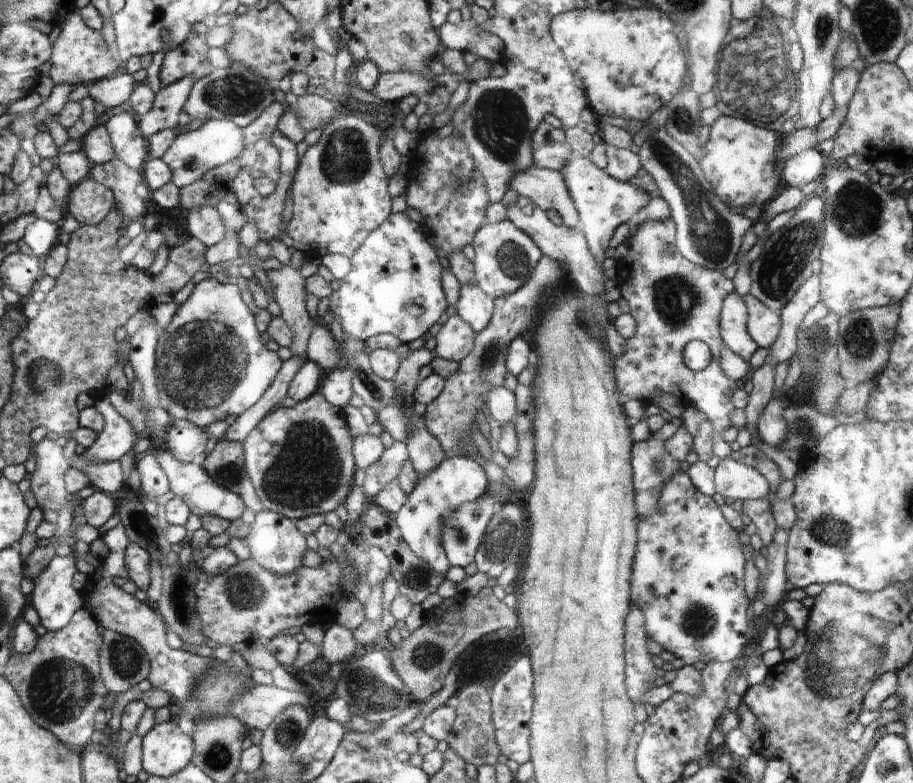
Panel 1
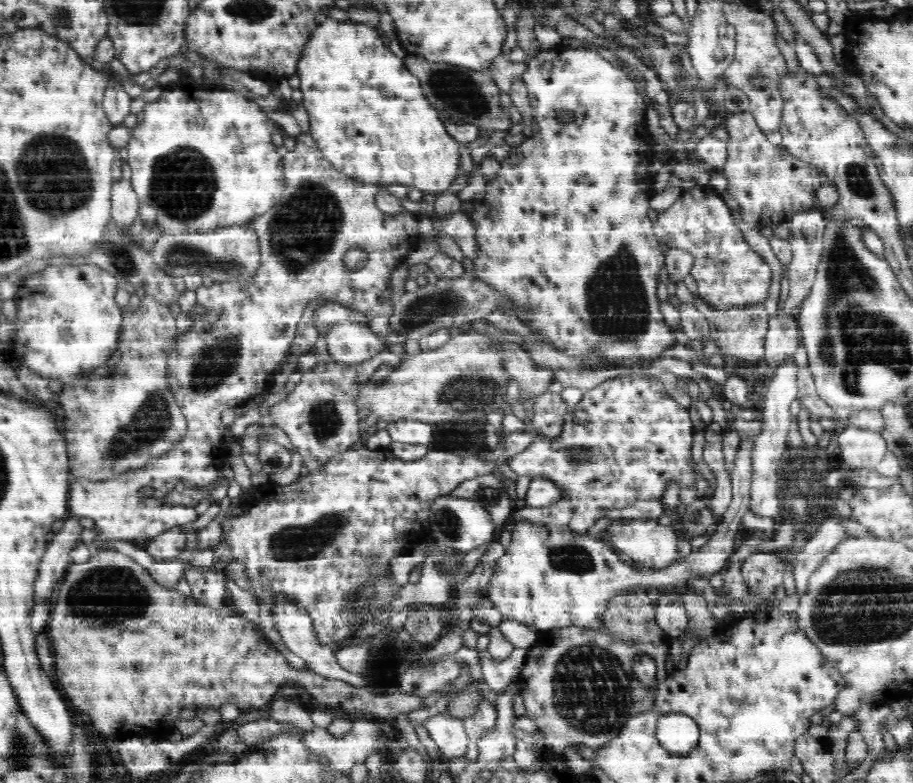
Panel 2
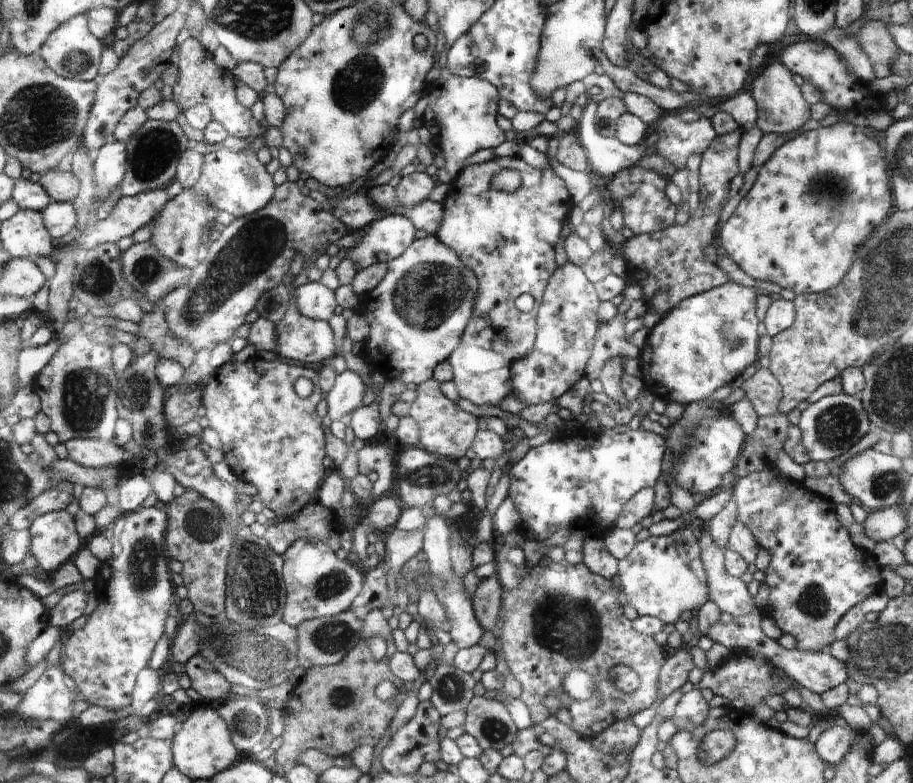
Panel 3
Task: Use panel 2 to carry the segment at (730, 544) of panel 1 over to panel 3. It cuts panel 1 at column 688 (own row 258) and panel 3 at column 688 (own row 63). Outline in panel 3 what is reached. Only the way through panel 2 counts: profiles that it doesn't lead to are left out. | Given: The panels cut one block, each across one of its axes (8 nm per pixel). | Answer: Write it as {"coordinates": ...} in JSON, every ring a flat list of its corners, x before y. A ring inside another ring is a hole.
{"coordinates":[[682,527,674,534,649,536,637,542,628,556,618,560,618,580,626,593,628,604,634,607,638,616,657,618,662,624,672,624,684,610,695,610,709,601,709,580,700,562,698,540,690,527]]}

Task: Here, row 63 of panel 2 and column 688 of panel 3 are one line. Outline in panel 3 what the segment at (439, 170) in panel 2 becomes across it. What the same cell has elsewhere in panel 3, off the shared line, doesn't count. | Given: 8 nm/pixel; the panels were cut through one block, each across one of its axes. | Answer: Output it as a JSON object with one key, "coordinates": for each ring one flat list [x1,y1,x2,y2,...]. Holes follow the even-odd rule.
{"coordinates":[[734,281,682,300,679,306,674,307,650,329,639,349,639,367,644,386,655,397,681,406,708,399,718,388,728,386,728,382,754,364,758,344,756,326,756,292]]}

